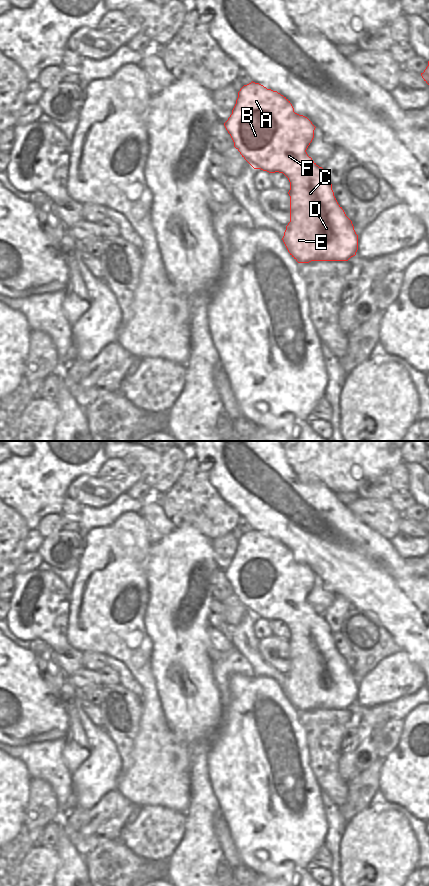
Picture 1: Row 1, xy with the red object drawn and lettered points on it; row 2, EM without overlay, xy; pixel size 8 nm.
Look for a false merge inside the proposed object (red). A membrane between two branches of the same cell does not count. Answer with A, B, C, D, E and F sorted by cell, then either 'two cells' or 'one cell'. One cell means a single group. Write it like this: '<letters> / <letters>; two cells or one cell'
A B C D E F; one cell

